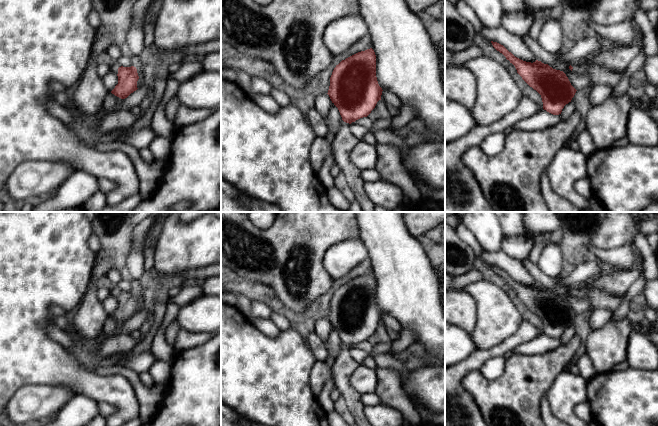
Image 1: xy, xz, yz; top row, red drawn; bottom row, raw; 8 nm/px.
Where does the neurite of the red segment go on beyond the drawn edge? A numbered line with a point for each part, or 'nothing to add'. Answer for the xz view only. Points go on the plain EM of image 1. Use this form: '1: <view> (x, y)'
1: xz (344, 365)

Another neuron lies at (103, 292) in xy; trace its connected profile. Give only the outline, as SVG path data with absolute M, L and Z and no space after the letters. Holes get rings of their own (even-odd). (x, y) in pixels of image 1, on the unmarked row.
M101 283L97 290L97 298L103 302L109 295L111 291L111 286L107 283Z

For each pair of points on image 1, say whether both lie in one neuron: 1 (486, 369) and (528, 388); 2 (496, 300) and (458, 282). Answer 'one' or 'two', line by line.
1: two
2: two

